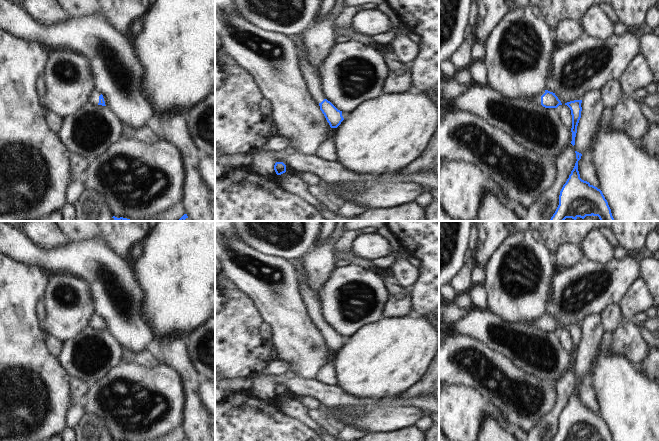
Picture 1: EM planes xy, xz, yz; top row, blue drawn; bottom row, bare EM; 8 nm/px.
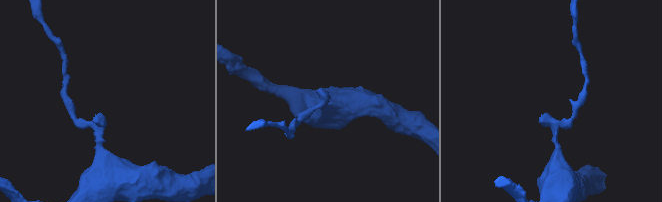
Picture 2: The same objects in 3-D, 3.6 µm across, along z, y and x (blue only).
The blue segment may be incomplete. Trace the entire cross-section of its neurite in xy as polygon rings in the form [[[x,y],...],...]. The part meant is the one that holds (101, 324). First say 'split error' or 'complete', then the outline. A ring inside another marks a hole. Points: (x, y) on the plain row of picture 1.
split error; [[[94,314],[91,317],[91,319],[90,319],[90,326],[93,326],[93,327],[98,328],[98,329],[106,330],[104,322],[103,322],[103,319],[98,314]]]

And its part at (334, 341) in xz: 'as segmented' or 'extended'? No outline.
extended

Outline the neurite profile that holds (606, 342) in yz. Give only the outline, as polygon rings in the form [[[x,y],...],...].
[[[605,331],[605,334],[601,340],[601,345],[599,347],[598,353],[602,354],[606,352],[612,345],[612,332]]]

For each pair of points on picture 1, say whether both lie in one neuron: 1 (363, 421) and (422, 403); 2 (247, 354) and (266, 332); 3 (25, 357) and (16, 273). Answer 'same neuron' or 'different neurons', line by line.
1: different neurons
2: different neurons
3: same neuron

